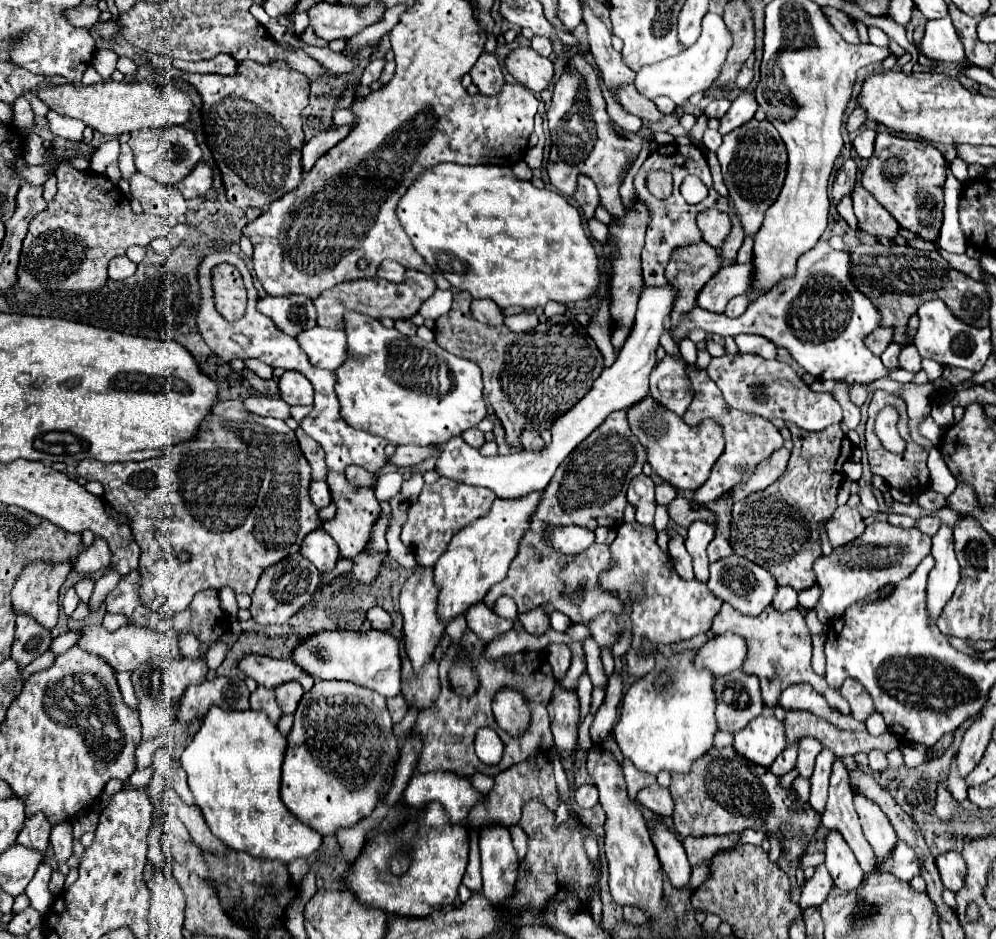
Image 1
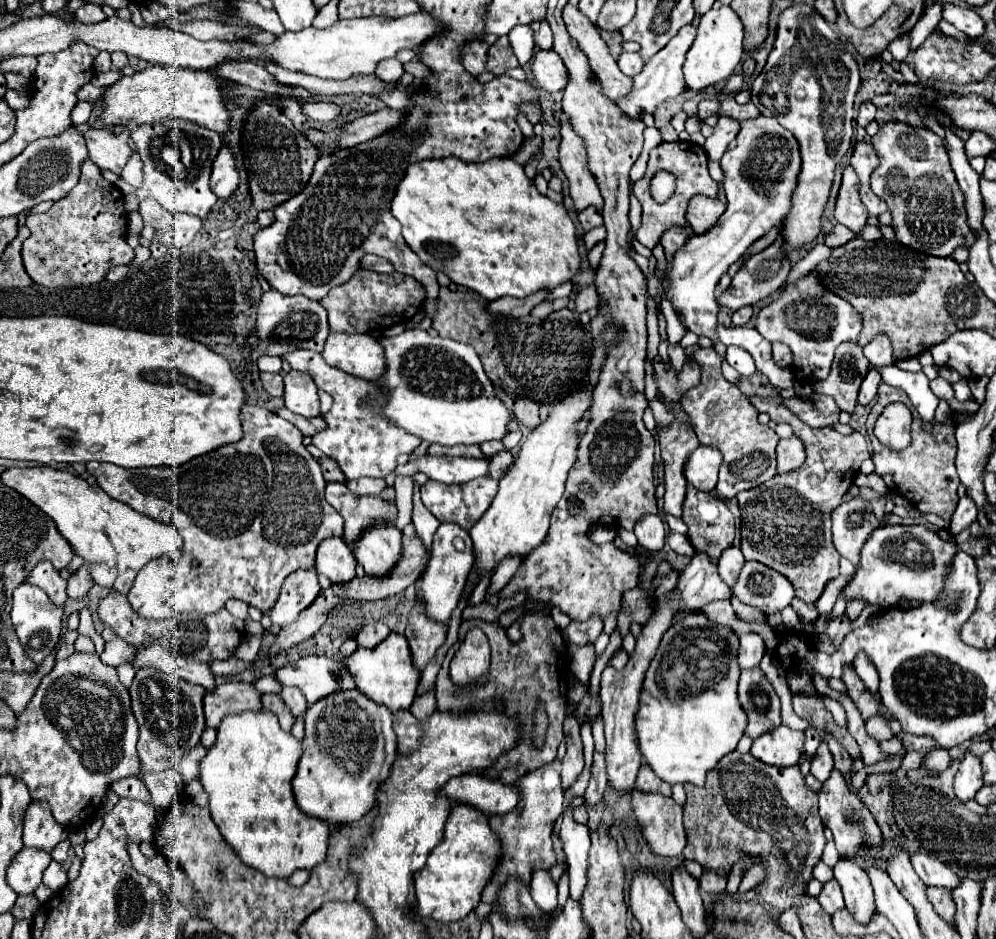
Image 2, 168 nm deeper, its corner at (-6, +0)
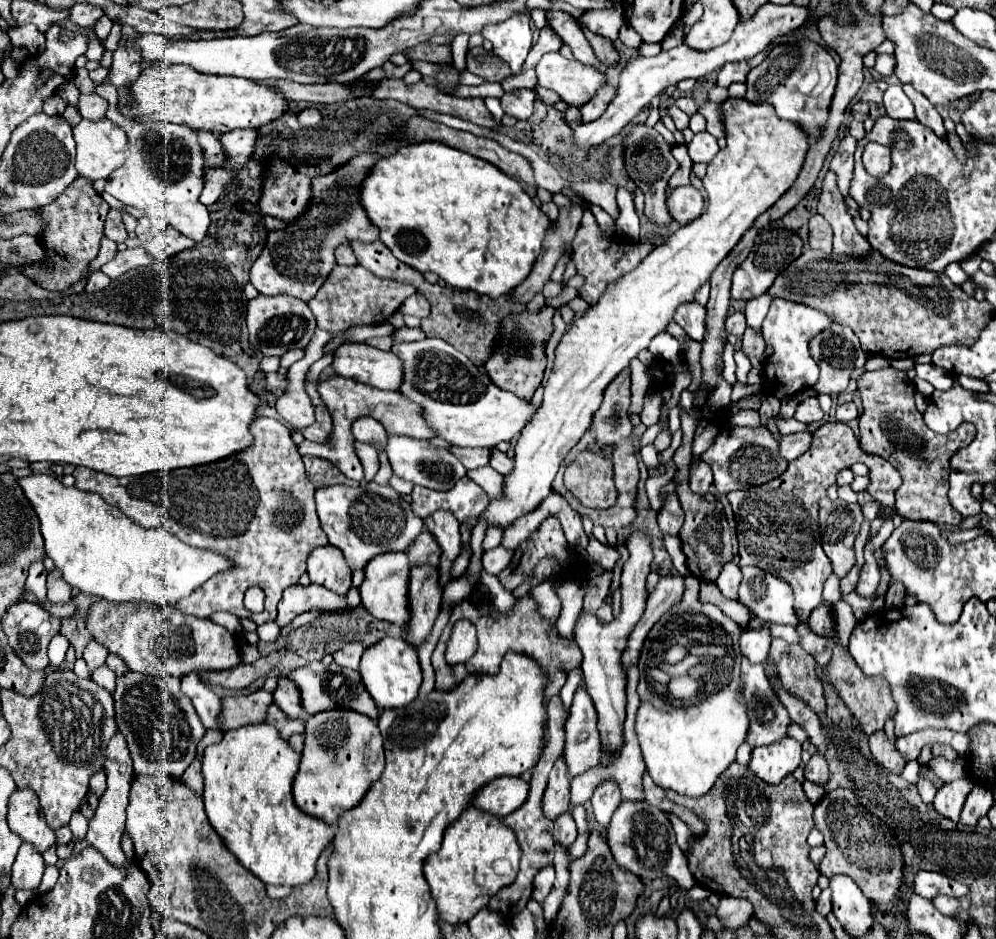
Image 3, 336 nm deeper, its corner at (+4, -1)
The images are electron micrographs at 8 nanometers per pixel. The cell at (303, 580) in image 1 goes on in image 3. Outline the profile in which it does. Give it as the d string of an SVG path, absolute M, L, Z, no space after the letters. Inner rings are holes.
M293 585L285 589L281 601L279 601L279 615L277 625L285 627L289 625L297 615L319 609L319 611L349 611L345 597L331 593L329 589L321 585Z

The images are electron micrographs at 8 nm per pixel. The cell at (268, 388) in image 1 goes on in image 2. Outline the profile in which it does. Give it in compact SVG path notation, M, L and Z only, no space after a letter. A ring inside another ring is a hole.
M261 372L261 382L263 382L263 388L269 396L283 396L283 378L281 378L281 374Z

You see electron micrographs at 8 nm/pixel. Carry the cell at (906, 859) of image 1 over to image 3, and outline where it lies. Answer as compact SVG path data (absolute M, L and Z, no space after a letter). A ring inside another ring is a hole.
M919 871L915 877L915 893L933 901L939 895L949 897L965 897L969 893L969 887L965 883L959 883L955 879L945 877L943 873L933 871Z

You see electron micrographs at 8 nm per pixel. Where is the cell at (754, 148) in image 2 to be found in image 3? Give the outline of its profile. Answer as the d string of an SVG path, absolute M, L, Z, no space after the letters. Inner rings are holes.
M727 99L725 103L721 103L721 113L727 133L727 145L713 157L713 161L707 165L707 175L703 177L703 187L707 191L707 197L711 199L709 207L695 221L669 235L665 245L655 247L637 265L637 269L613 281L613 285L605 289L597 305L589 307L585 315L577 317L565 331L555 349L555 363L545 383L543 405L535 413L533 421L527 423L515 445L515 469L509 477L505 477L505 497L491 501L481 515L489 521L489 525L501 525L505 529L519 517L533 511L549 495L561 461L565 459L567 451L585 435L591 425L593 413L601 407L605 387L629 365L633 357L637 357L639 351L649 347L649 341L657 333L665 331L667 323L673 321L673 311L681 303L695 299L695 289L699 289L711 277L713 269L719 265L721 259L727 257L727 253L737 245L737 241L753 225L753 221L761 213L765 213L797 179L797 173L801 171L805 153L809 149L809 135L799 125L777 117L771 105L753 105L745 99Z

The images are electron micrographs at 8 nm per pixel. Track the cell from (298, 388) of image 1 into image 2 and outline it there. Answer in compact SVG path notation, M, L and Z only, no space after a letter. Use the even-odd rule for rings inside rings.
M291 370L285 376L285 406L301 416L319 416L317 386L311 376Z

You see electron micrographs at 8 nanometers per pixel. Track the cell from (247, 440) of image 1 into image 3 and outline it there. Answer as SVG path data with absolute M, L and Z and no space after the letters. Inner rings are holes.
M257 417L251 425L253 445L237 455L227 457L225 461L217 461L213 465L189 467L189 469L175 469L165 473L149 473L149 475L135 475L135 477L111 477L87 467L75 469L75 487L81 491L101 495L109 505L115 505L135 523L145 529L163 527L183 543L189 543L199 549L221 553L235 561L235 567L215 575L207 581L201 589L187 597L187 601L179 601L175 607L183 613L197 615L197 617L211 617L215 611L229 611L237 617L247 617L257 625L275 621L277 617L277 603L281 593L299 581L305 573L307 555L315 547L325 547L327 537L319 525L319 517L315 511L315 487L305 475L305 467L301 455L297 453L297 445L291 441L291 431L277 419ZM259 585L265 591L265 611L263 613L249 613L243 607L243 593Z

